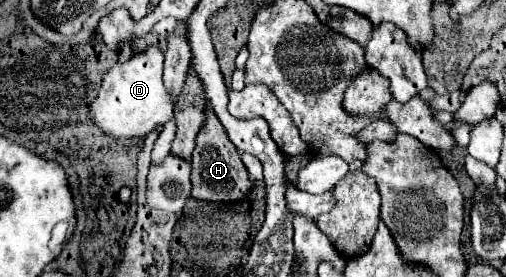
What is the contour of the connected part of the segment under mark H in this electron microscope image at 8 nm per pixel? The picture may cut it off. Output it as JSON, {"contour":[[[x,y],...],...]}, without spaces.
{"contour":[[[211,107],[203,109],[205,123],[201,131],[195,137],[195,151],[191,161],[191,195],[195,199],[203,201],[217,201],[217,203],[235,203],[247,197],[247,191],[251,189],[251,181],[247,177],[247,169],[237,153],[237,147],[229,141],[225,127],[217,119]]]}

